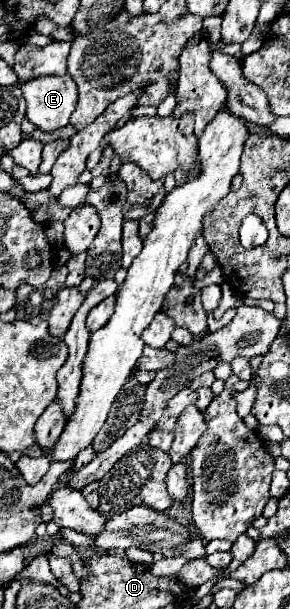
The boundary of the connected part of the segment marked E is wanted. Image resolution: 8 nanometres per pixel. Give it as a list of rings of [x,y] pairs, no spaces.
[[[70,75],[38,77],[20,83],[26,99],[26,117],[42,131],[54,131],[68,125],[78,101],[78,87]]]

